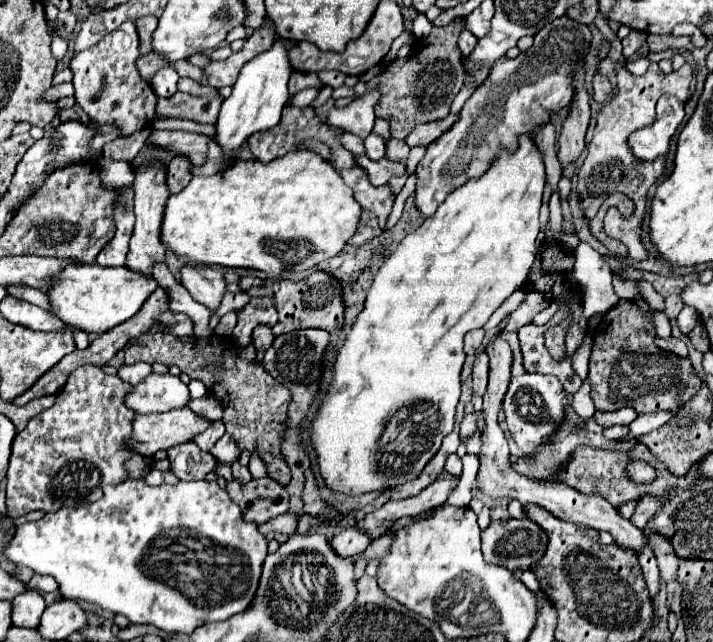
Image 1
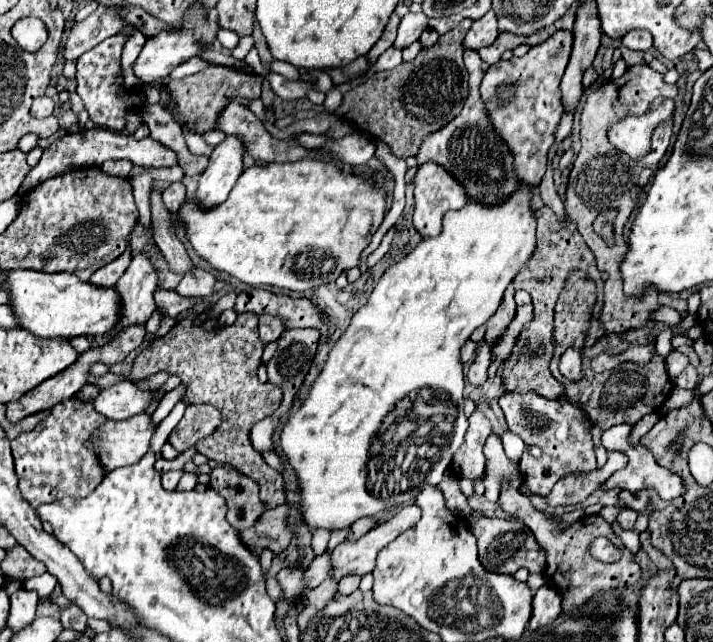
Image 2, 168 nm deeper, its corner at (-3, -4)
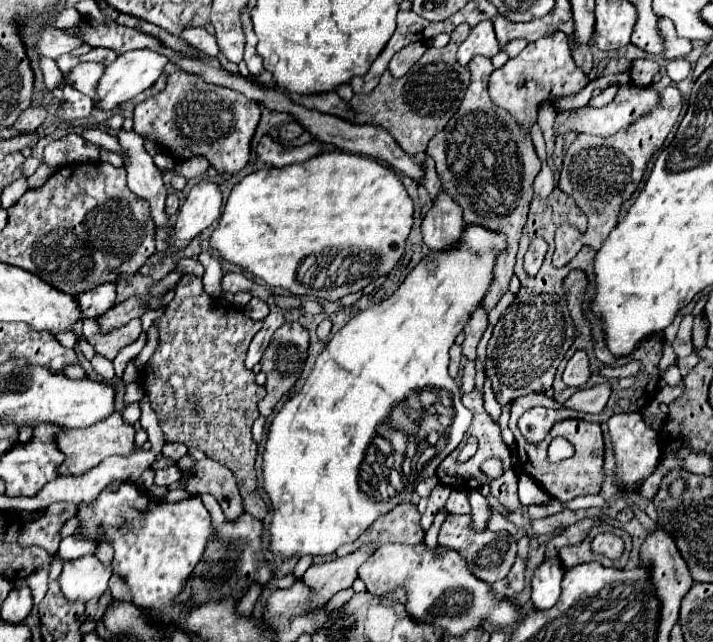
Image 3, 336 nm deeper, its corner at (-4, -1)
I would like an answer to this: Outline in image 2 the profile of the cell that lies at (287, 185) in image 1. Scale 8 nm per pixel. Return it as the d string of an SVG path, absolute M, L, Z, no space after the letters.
M299 160L285 164L255 164L247 168L229 198L213 208L203 208L197 200L185 200L177 220L185 228L193 250L215 270L227 272L251 286L277 286L305 292L333 282L341 270L359 264L361 252L385 218L385 190L369 184L361 176L341 176L331 162Z

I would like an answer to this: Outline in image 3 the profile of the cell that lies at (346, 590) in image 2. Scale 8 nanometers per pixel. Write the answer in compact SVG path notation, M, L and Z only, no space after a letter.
M348 588L342 591L339 591L326 606L326 612L330 613L332 610L335 610L348 602L354 596L354 591L352 588Z

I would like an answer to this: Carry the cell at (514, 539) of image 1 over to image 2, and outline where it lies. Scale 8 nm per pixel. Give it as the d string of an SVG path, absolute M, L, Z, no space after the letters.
M469 518L469 528L477 536L479 558L487 570L499 574L515 574L519 568L527 568L531 574L539 574L545 568L545 552L537 544L533 532L519 520L503 520L503 518L471 520Z

